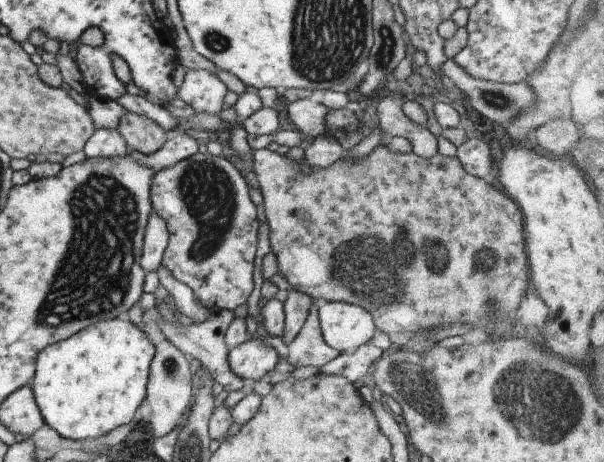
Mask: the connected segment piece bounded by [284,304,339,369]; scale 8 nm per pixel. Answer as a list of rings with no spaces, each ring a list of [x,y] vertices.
[[[311,304],[301,330],[293,342],[287,345],[287,359],[284,365],[290,369],[309,365],[320,368],[338,357],[339,351],[333,350],[323,342],[318,325],[318,308]]]

